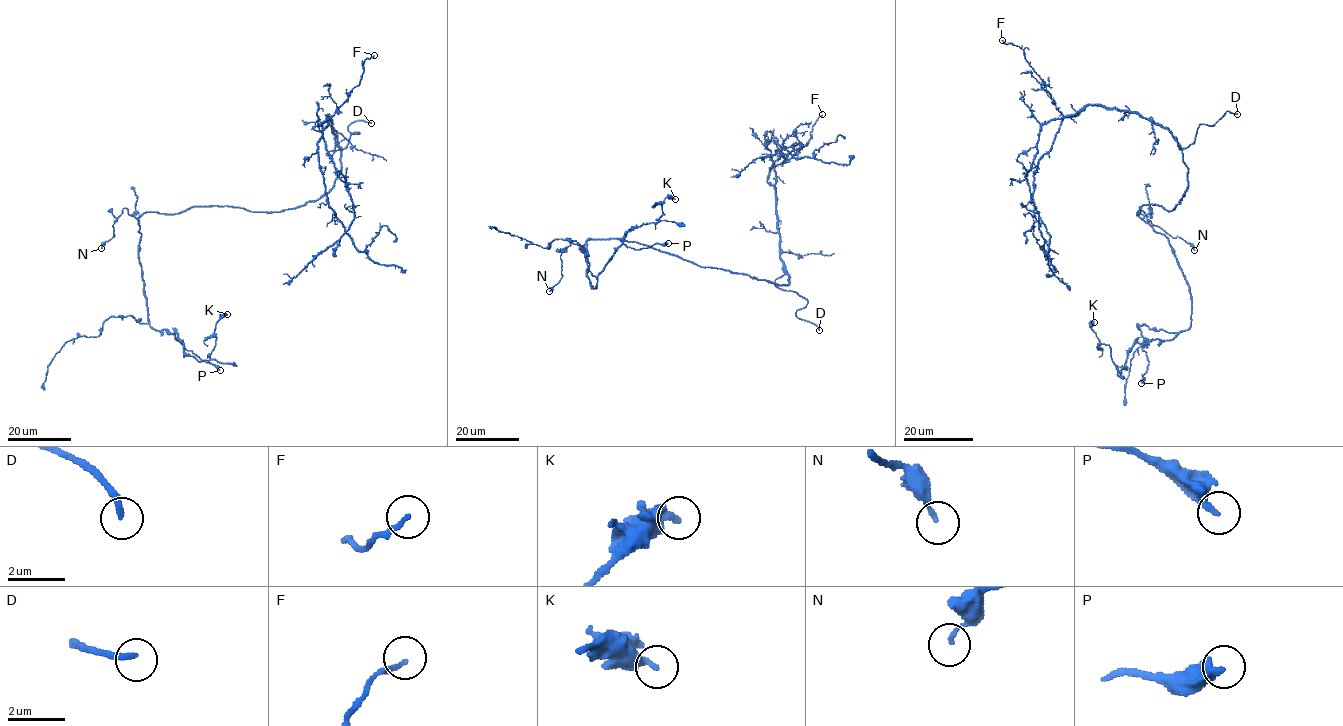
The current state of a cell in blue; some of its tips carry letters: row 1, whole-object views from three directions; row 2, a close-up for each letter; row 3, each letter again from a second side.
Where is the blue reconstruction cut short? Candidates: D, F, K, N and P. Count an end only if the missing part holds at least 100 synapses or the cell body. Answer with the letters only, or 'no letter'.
D

